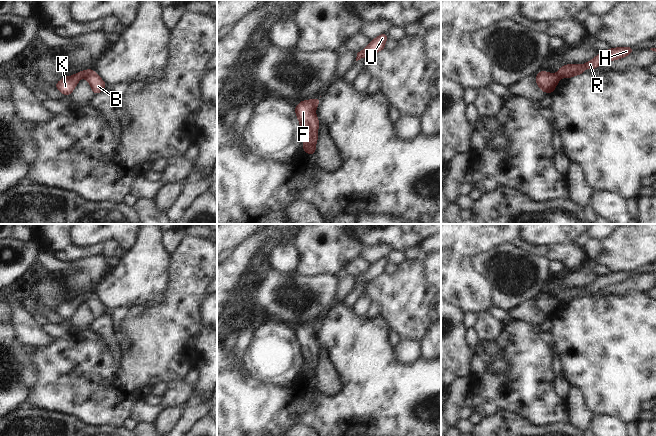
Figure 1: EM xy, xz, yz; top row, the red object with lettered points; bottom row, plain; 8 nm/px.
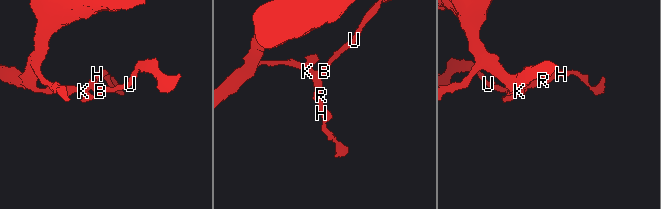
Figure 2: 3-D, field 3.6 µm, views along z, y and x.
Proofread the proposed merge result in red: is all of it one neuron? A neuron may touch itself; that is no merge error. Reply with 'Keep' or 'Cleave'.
Cleave.

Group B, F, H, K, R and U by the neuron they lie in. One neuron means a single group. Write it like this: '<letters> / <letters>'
B U / F H K R

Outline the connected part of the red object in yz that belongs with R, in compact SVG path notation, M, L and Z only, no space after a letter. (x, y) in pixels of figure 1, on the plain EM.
M616 271L610 272L607 275L600 276L596 281L584 288L566 288L557 294L559 301L570 303L573 300L584 298L586 292L592 294L603 289L605 286L622 283L630 279L634 275L634 271Z

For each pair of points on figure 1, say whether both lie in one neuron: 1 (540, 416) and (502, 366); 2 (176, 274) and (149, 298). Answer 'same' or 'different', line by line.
1: different
2: different

